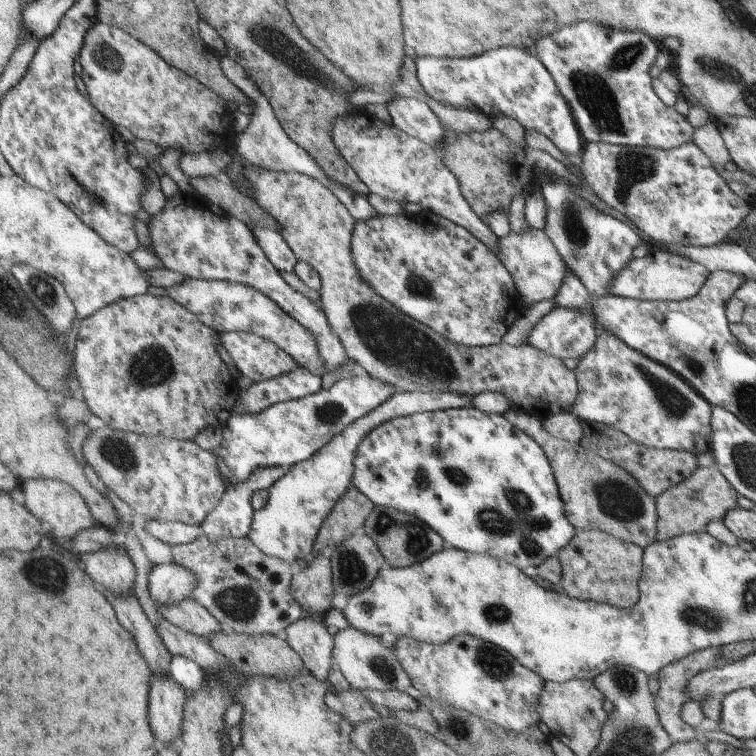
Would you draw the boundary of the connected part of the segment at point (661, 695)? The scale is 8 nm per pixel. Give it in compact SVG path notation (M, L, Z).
M717 647L702 649L696 653L687 654L686 657L681 658L679 661L664 666L658 673L660 688L658 688L658 694L656 694L655 697L656 712L658 712L660 724L664 727L668 736L670 736L671 742L690 742L690 740L697 738L693 727L686 724L686 722L682 720L682 716L680 716L682 705L689 701L687 695L684 693L685 688L696 674L720 666L722 660L720 651L721 648Z

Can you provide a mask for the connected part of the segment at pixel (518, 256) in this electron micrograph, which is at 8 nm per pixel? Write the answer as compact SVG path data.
M530 229L524 233L510 233L503 239L499 238L499 250L495 254L514 276L515 286L523 295L524 307L528 309L537 302L558 296L564 280L570 275L570 265L545 231Z

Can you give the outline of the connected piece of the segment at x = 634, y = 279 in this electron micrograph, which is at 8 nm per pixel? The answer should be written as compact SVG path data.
M664 251L633 258L613 279L610 294L643 301L683 301L695 297L712 271L700 263Z

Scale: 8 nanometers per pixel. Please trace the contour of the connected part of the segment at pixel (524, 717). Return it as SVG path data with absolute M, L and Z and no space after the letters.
M468 634L456 638L456 642L446 642L444 646L404 637L398 638L394 646L393 650L420 694L472 712L507 735L524 731L541 720L538 704L546 680L497 646L486 644L484 650L484 642Z

